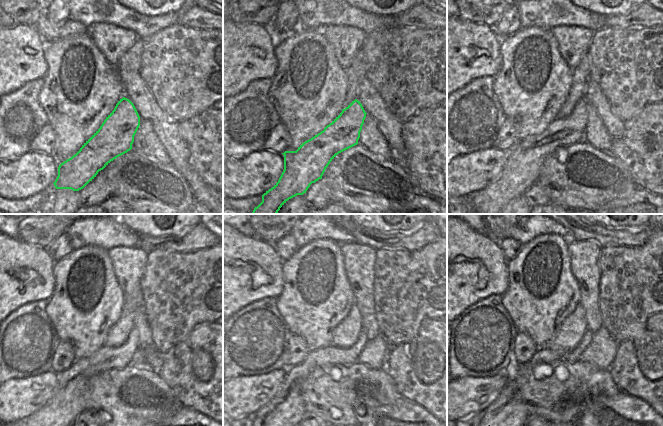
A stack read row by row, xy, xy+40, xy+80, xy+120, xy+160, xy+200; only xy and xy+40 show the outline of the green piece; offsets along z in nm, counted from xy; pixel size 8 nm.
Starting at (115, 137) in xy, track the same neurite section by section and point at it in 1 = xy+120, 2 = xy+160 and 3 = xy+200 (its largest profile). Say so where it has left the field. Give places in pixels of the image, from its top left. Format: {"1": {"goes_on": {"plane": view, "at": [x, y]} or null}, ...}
{"1": {"goes_on": {"plane": "xy+120", "at": [59, 413]}}, "2": {"goes_on": {"plane": "xy+160", "at": [282, 415]}}, "3": {"goes_on": {"plane": "xy+200", "at": [505, 415]}}}

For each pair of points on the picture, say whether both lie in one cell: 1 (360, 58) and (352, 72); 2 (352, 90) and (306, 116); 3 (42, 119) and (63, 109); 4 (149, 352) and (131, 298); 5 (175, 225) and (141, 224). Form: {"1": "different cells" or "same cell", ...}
{"1": "same cell", "2": "different cells", "3": "different cells", "4": "same cell", "5": "same cell"}

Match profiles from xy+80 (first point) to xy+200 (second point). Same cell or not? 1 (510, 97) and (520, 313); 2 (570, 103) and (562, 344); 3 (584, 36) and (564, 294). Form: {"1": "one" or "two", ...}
{"1": "one", "2": "one", "3": "two"}

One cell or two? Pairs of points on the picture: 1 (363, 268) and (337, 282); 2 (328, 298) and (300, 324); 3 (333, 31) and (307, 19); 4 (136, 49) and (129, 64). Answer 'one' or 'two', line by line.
1: two
2: one
3: two
4: one

